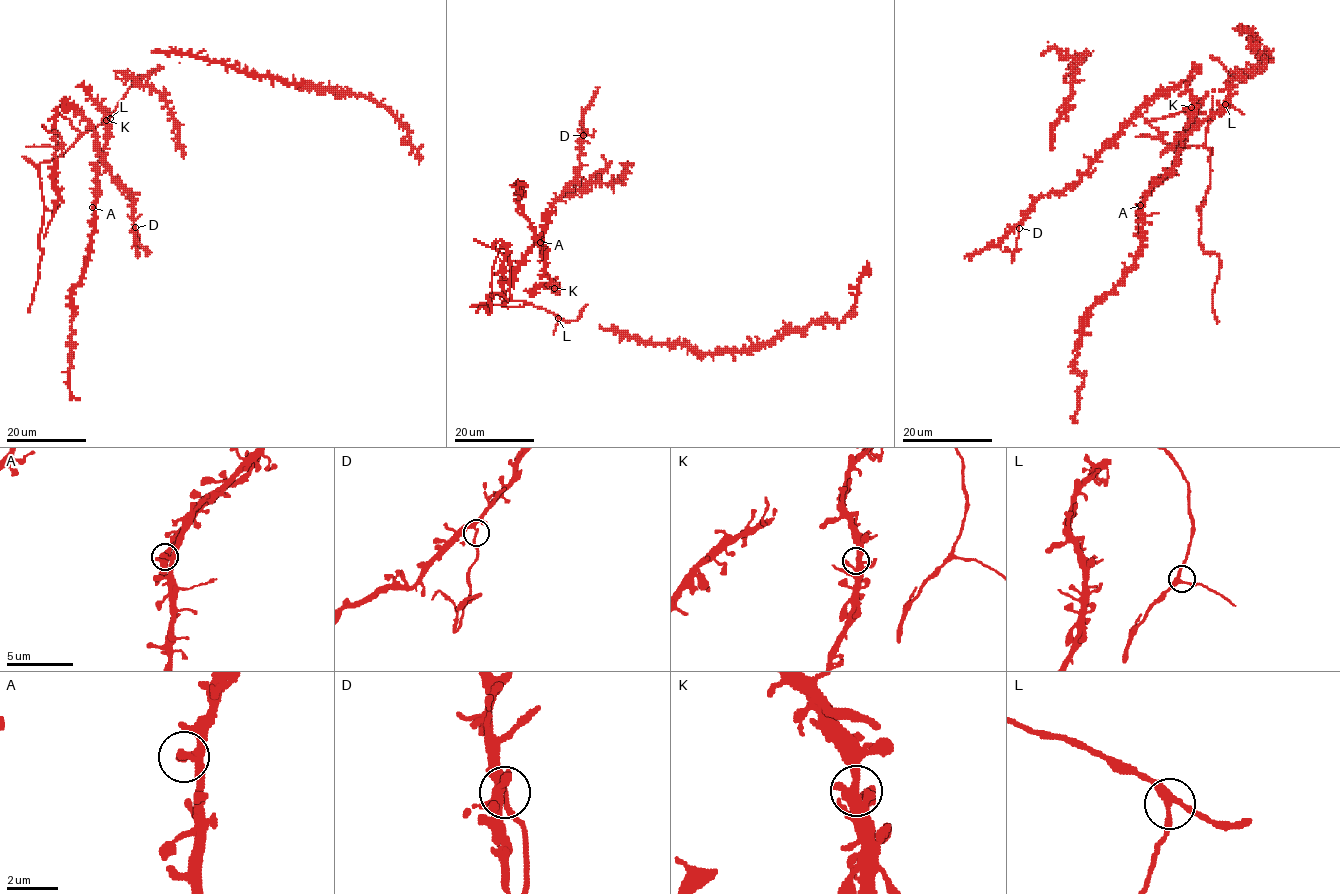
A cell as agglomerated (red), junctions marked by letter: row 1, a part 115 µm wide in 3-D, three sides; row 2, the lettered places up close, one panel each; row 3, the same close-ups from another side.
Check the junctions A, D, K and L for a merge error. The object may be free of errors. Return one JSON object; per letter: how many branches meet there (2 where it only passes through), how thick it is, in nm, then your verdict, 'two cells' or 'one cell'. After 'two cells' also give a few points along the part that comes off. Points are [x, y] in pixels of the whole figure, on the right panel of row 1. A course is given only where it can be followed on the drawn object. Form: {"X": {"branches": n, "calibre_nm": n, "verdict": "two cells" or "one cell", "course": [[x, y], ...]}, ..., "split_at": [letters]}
{"A": {"branches": 3, "calibre_nm": 180, "verdict": "one cell"}, "D": {"branches": 5, "calibre_nm": 200, "verdict": "two cells", "course": [[1019, 228], [1013, 259], [1007, 247], [1003, 251]]}, "K": {"branches": 5, "calibre_nm": 380, "verdict": "one cell"}, "L": {"branches": 3, "calibre_nm": 260, "verdict": "one cell"}, "split_at": ["D"]}

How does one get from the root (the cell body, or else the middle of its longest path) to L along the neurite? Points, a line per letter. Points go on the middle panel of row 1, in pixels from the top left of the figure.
L: (542, 308), (558, 318)

